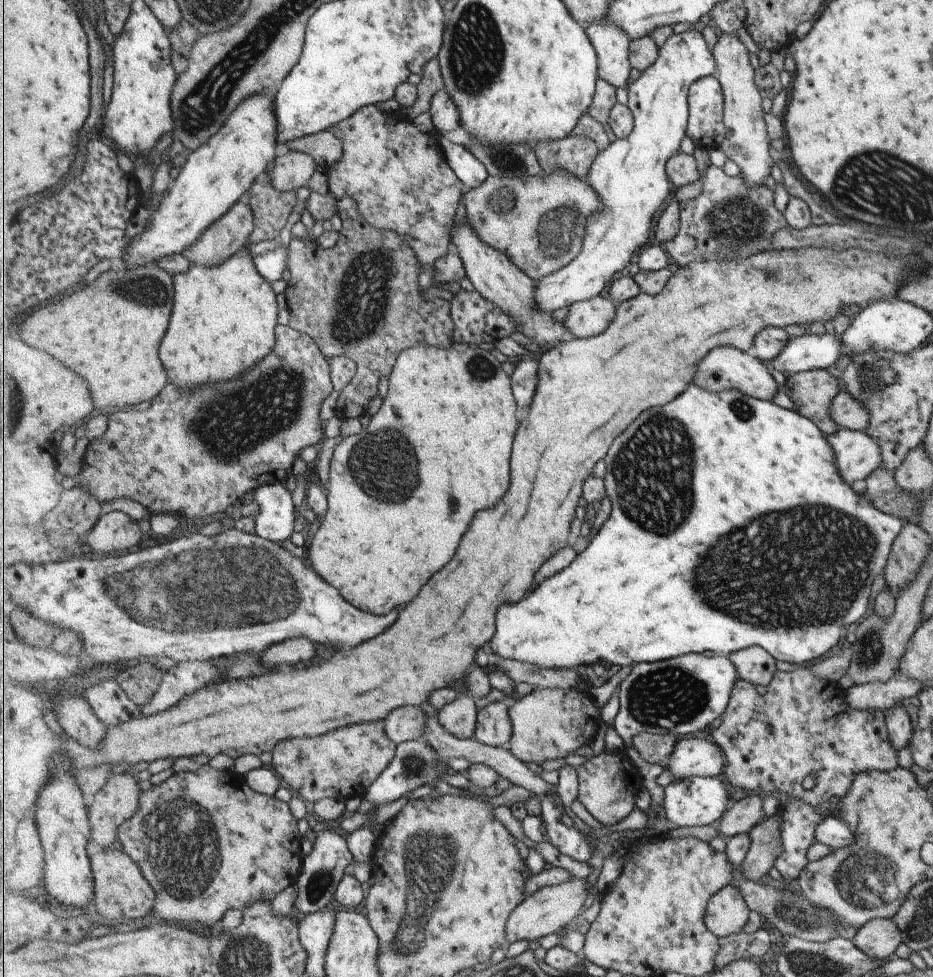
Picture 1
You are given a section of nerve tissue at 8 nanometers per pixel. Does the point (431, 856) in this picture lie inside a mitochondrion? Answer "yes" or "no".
yes

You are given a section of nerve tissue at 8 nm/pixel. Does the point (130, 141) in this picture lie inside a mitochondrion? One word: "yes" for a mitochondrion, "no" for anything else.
no

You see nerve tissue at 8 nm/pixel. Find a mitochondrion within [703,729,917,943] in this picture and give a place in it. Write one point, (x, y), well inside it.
(870, 878)

